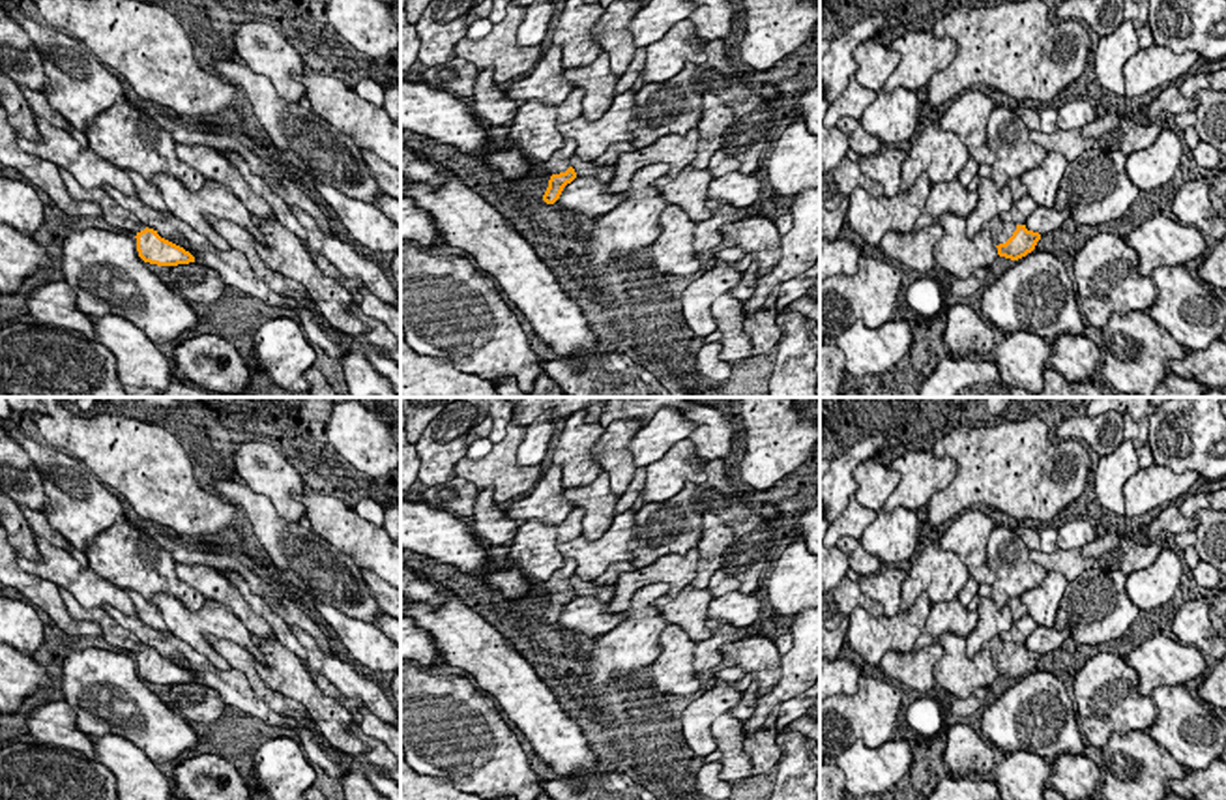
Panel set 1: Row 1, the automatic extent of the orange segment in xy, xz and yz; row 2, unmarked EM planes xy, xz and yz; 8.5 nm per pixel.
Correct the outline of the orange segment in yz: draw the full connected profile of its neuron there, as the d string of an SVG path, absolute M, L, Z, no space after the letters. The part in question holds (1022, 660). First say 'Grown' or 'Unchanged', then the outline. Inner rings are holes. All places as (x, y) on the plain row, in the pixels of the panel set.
Grown. M1001 635L985 643L990 650L992 659L998 667L998 674L1018 680L1031 673L1041 659L1039 652L1028 650L1026 644L1014 644L1011 641L1003 641Z

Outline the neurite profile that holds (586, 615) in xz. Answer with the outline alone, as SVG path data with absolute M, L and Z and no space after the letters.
M582 596L567 603L554 624L562 630L593 637L610 631L623 618L625 613L608 611L608 601L601 601L595 596Z

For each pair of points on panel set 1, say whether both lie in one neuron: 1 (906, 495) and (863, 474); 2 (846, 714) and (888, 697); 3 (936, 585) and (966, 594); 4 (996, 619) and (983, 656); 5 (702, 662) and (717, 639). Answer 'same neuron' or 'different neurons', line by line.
1: different neurons
2: same neuron
3: different neurons
4: different neurons
5: same neuron

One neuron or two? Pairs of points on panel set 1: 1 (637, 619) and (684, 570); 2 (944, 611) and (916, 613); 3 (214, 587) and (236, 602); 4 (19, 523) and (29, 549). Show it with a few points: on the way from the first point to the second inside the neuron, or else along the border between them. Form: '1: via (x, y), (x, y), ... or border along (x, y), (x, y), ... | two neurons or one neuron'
1: border along (671, 585), (648, 583), (633, 596), (629, 606) | two neurons
2: border along (933, 606), (925, 628), (912, 647) | two neurons
3: via (219, 589), (231, 596) | one neuron
4: via (19, 529), (27, 544) | one neuron

